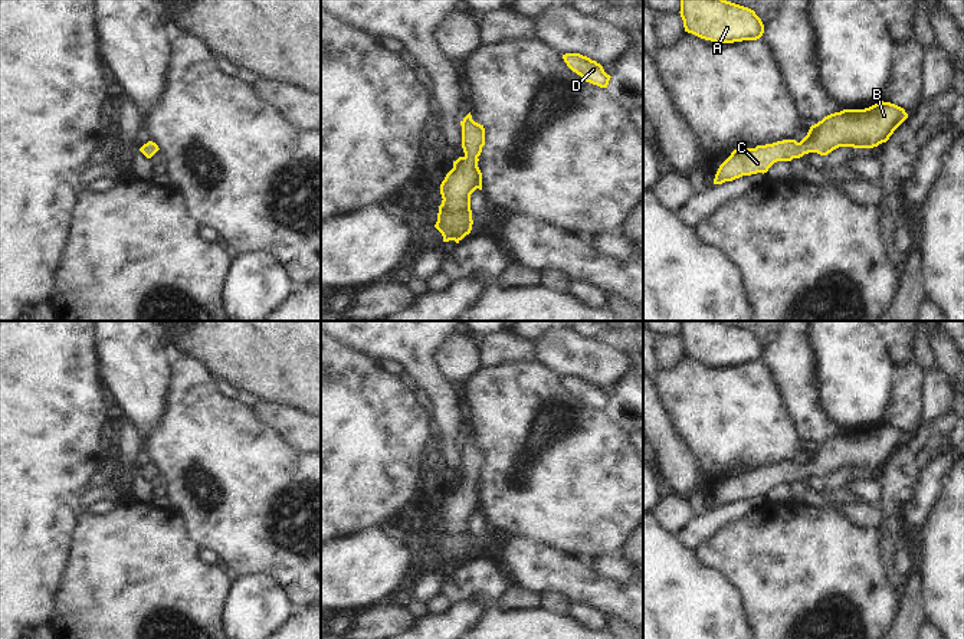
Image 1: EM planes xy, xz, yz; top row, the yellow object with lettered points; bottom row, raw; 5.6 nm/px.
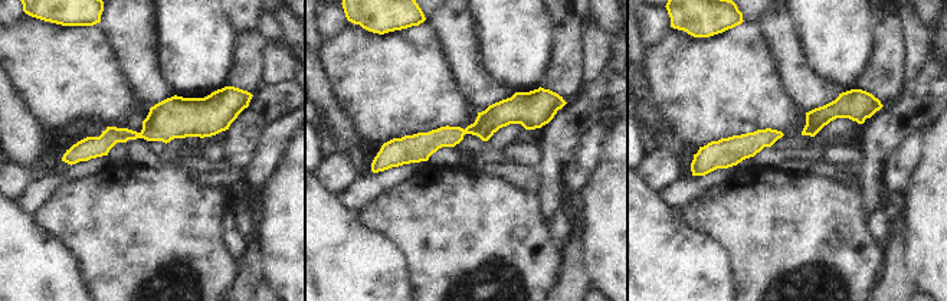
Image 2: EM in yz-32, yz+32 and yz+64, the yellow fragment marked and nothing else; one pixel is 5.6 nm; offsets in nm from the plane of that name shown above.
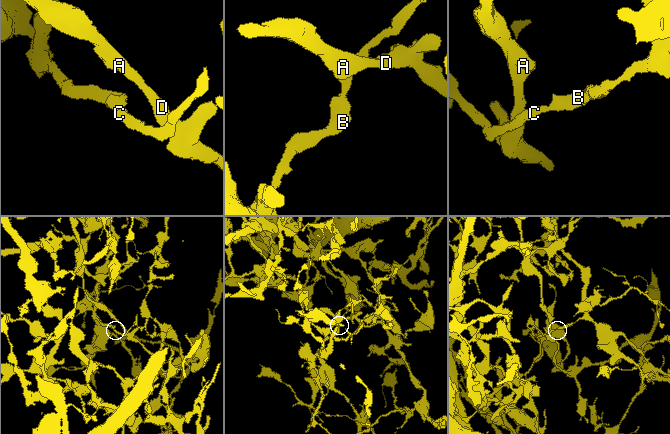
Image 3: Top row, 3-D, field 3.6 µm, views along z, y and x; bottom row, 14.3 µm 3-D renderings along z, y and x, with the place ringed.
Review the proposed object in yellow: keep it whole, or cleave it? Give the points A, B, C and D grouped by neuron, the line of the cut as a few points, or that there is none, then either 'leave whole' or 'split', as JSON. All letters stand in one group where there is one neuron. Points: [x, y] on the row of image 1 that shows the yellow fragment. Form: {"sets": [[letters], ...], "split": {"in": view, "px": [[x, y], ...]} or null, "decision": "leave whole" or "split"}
{"sets": [["A", "B", "C", "D"]], "split": null, "decision": "leave whole"}

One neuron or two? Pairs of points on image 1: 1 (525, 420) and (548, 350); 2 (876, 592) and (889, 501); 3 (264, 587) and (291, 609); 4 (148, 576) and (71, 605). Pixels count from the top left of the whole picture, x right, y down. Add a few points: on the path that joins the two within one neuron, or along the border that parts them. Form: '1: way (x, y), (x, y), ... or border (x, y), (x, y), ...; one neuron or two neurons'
1: border (538, 360), (561, 377); two neurons
2: border (876, 527), (881, 536), (881, 563), (895, 587); two neurons
3: way (271, 595), (284, 608); one neuron
4: way (130, 595), (120, 605), (89, 605); one neuron

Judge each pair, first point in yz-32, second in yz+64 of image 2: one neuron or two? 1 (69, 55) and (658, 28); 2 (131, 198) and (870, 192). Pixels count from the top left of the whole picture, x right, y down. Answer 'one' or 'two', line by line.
1: two
2: two

